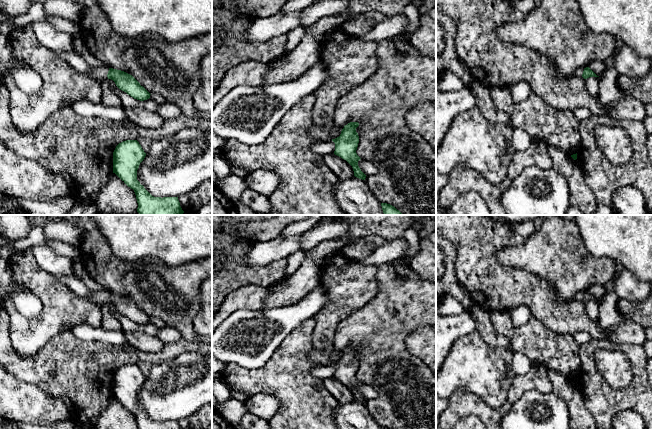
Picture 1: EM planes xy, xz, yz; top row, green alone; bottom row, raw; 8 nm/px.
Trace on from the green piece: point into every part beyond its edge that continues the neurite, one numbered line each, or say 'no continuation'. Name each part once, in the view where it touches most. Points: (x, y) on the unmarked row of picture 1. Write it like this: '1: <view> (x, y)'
1: xy (98, 297)

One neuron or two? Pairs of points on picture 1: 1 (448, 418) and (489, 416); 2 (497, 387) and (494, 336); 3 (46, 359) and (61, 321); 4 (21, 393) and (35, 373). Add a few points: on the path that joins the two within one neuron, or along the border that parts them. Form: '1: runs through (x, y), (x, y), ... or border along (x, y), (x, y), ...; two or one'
1: runs through (458, 409), (479, 409); one
2: border along (477, 331), (489, 344), (508, 348); two
3: border along (70, 329), (57, 333), (38, 350); two
4: border along (10, 373), (21, 380), (37, 385), (49, 394); two

